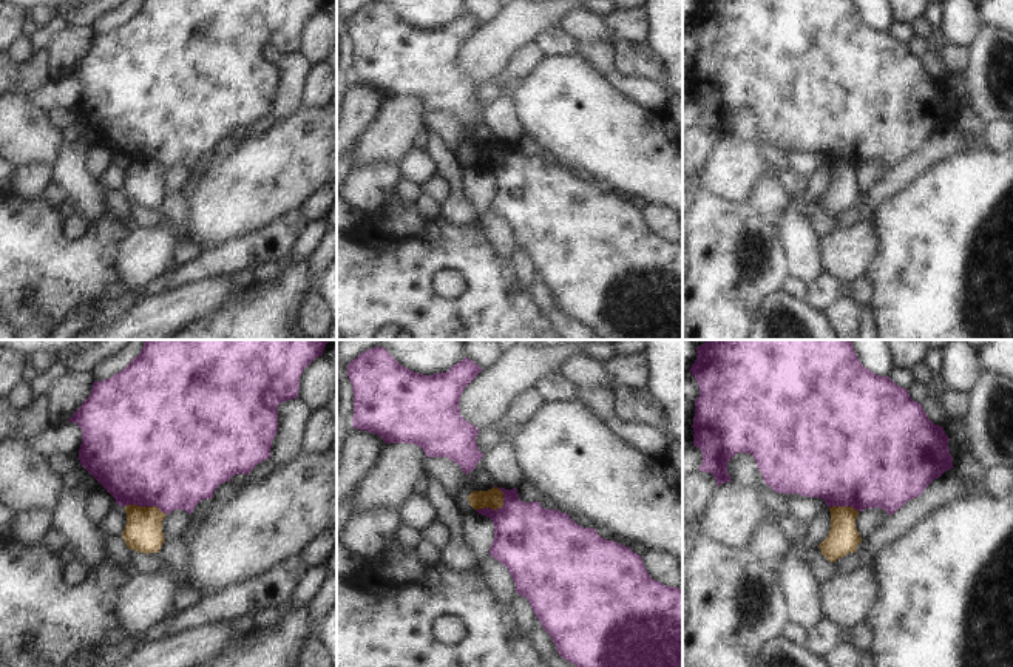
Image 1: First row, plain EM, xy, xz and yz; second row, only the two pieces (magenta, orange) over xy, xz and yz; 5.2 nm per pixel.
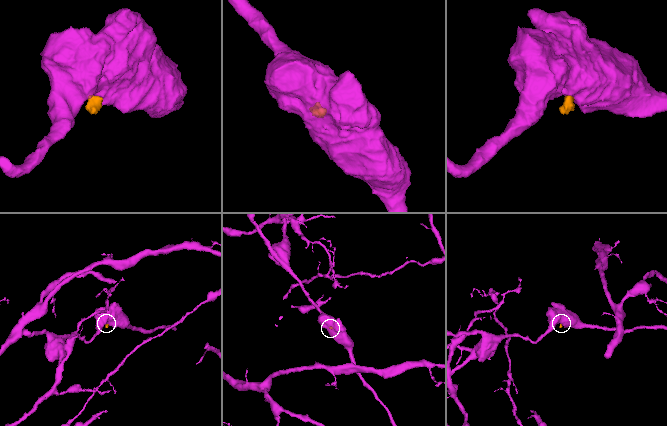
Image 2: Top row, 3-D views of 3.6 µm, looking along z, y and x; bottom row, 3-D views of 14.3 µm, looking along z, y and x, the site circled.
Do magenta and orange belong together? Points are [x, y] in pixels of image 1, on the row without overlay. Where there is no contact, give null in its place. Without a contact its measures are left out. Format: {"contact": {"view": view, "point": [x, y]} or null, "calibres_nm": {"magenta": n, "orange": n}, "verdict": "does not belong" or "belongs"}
{"contact": {"view": "xz", "point": [494, 164]}, "calibres_nm": {"magenta": 380, "orange": 100}, "verdict": "does not belong"}

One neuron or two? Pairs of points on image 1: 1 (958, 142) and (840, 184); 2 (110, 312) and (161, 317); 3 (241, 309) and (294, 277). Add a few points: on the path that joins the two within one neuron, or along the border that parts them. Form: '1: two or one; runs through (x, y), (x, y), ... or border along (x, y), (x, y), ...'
1: one; runs through (928, 156), (893, 181), (876, 198), (870, 198)
2: two; border along (144, 297), (107, 323)
3: one; runs through (254, 309), (261, 309), (281, 289)

